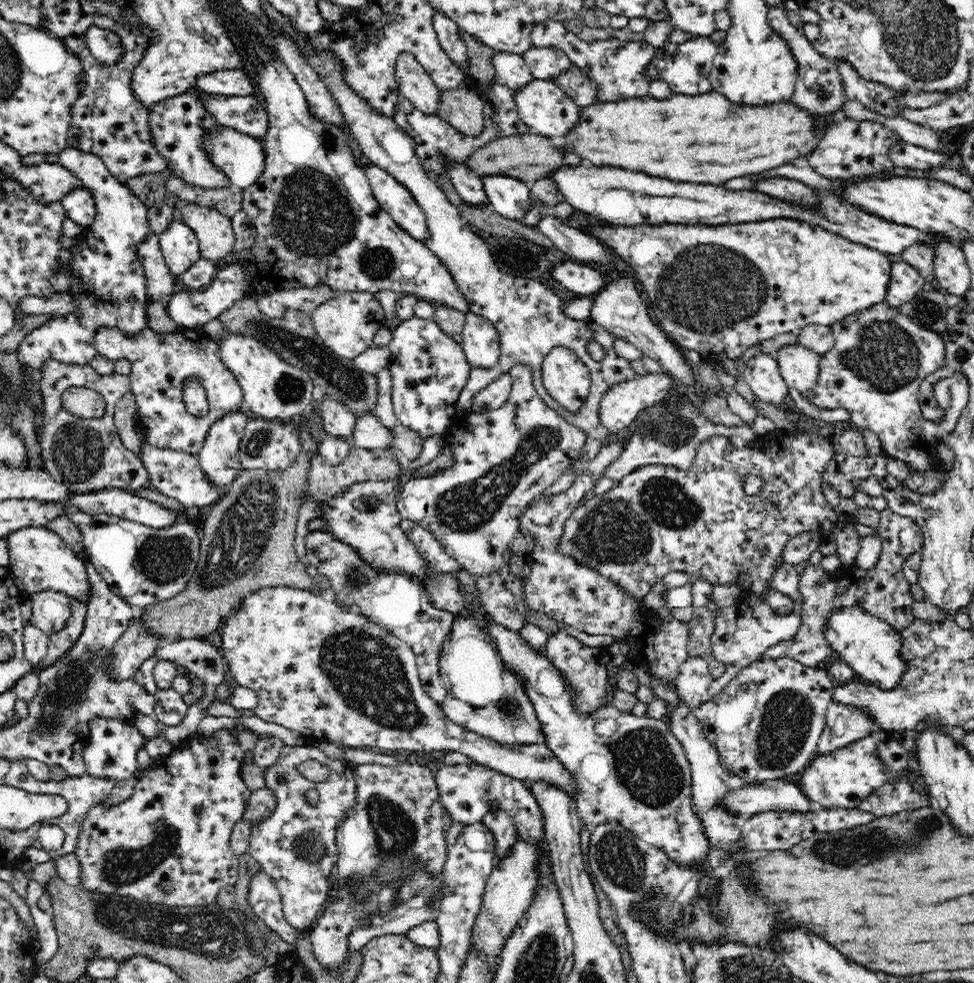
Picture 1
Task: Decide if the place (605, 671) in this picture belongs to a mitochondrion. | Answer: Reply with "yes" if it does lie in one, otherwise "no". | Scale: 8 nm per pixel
no

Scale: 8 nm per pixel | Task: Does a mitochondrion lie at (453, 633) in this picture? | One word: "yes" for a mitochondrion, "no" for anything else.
no

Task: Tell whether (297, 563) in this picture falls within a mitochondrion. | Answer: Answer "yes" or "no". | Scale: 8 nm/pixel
no

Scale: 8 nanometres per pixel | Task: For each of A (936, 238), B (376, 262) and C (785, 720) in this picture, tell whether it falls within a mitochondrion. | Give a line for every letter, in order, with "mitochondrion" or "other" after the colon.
A: other
B: mitochondrion
C: mitochondrion

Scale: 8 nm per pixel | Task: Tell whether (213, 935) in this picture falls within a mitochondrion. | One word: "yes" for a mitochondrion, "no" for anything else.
yes

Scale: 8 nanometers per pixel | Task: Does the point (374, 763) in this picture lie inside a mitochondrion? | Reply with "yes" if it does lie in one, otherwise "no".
no

